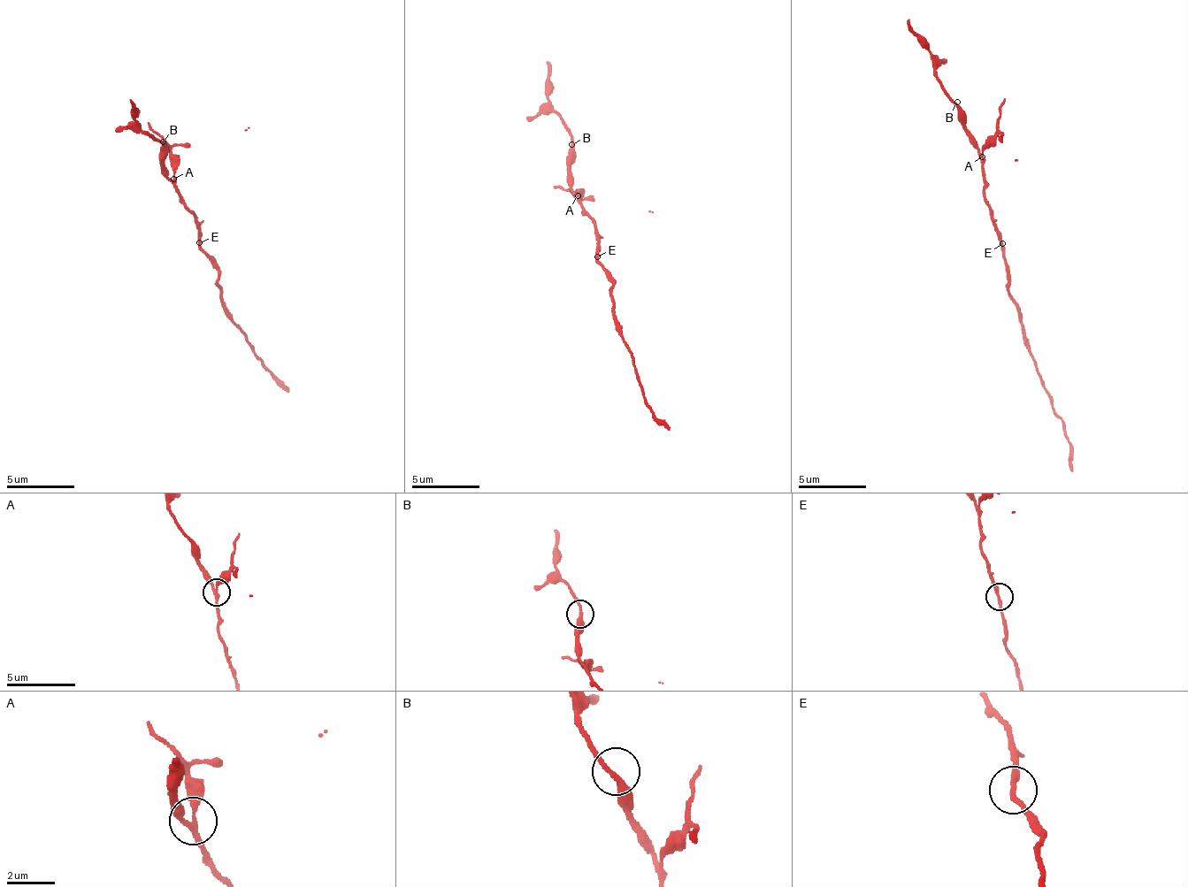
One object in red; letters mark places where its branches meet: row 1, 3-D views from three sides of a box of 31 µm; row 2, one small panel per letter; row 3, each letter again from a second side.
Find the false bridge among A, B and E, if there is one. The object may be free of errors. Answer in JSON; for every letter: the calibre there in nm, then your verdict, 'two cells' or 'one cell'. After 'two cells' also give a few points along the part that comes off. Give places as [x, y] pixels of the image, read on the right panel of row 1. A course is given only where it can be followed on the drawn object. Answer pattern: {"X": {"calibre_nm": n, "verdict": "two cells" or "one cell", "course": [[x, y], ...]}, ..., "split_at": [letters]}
{"A": {"calibre_nm": 200, "verdict": "two cells", "course": [[983, 157], [986, 140], [1005, 98]]}, "B": {"calibre_nm": 260, "verdict": "one cell"}, "E": {"calibre_nm": 240, "verdict": "one cell"}, "split_at": ["A"]}

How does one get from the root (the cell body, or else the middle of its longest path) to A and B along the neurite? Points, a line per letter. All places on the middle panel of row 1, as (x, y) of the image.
A: (597, 255), (599, 237), (578, 196)
B: (597, 255), (599, 237), (572, 187), (572, 178), (570, 172), (571, 144)

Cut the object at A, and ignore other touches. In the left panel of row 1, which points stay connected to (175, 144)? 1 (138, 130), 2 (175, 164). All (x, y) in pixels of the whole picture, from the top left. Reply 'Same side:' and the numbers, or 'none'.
Same side: 2

